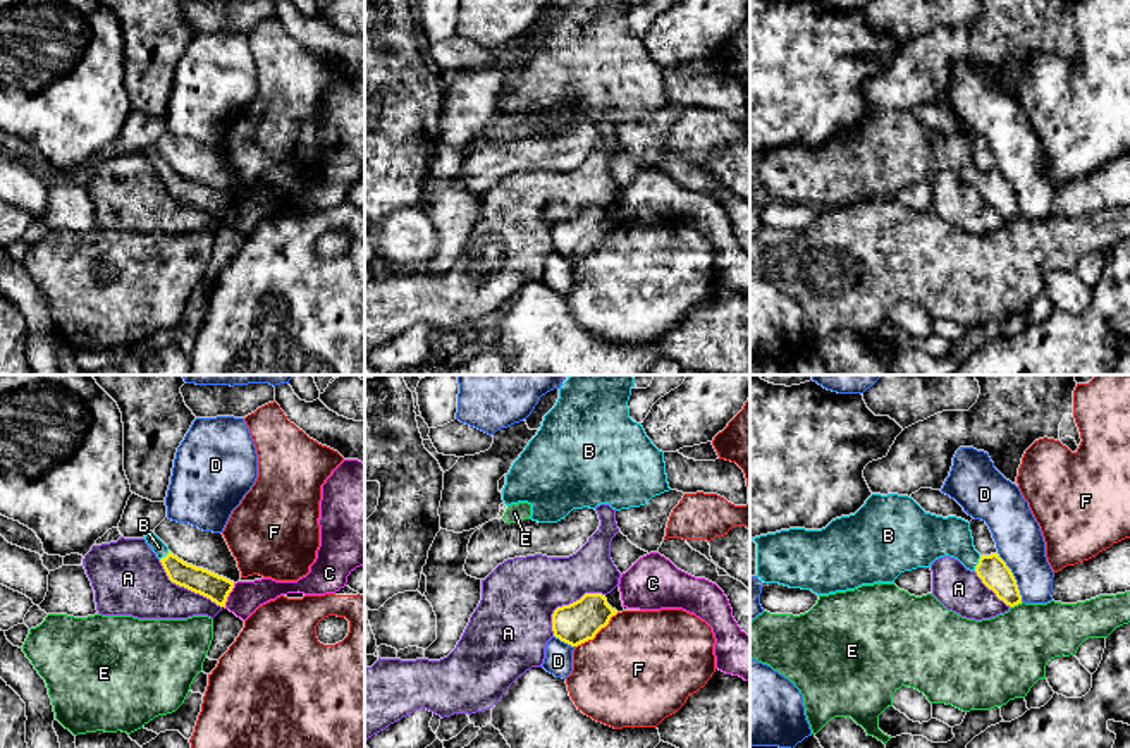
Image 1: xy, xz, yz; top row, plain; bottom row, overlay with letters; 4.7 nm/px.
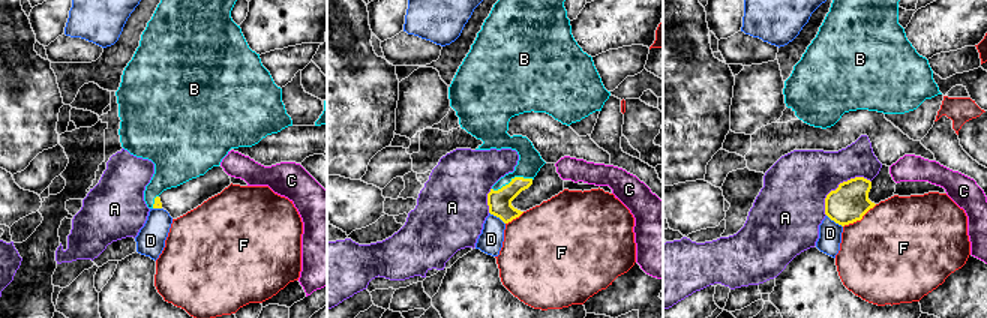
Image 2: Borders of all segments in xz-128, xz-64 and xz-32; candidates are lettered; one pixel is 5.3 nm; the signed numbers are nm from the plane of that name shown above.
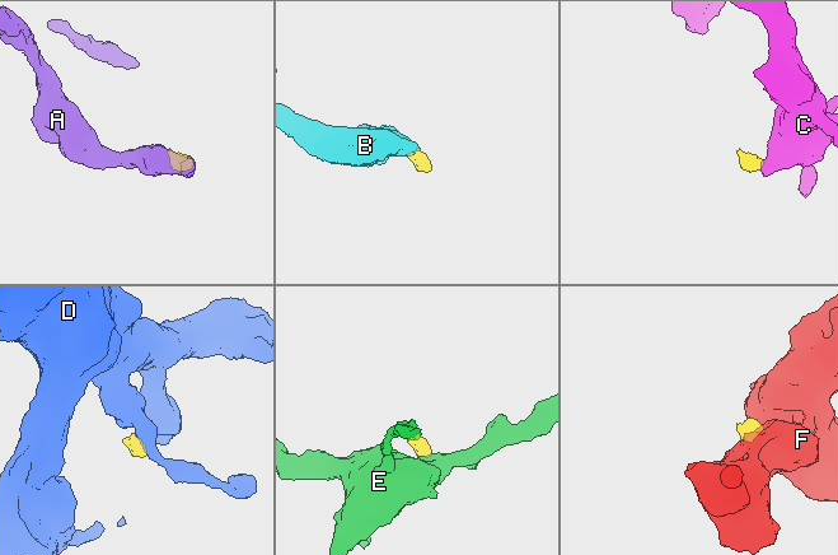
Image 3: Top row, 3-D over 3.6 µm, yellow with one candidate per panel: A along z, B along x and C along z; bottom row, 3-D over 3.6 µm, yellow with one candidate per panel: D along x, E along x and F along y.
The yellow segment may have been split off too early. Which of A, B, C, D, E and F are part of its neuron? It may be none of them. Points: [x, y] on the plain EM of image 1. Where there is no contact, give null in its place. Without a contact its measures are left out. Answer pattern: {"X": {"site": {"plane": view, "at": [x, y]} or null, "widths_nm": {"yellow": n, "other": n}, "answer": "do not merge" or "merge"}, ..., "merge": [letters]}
{"A": {"site": {"plane": "xz", "at": [566, 220]}, "widths_nm": {"yellow": 190, "other": 360}, "answer": "do not merge"}, "B": {"site": {"plane": "yz", "at": [979, 177]}, "widths_nm": {"yellow": 140, "other": 200}, "answer": "merge"}, "C": {"site": {"plane": "xy", "at": [227, 210]}, "widths_nm": {"yellow": 120, "other": 150}, "answer": "do not merge"}, "D": {"site": {"plane": "yz", "at": [1013, 191]}, "widths_nm": {"yellow": 140, "other": 220}, "answer": "do not merge"}, "E": {"site": {"plane": "yz", "at": [1015, 219]}, "widths_nm": {"yellow": 140, "other": 380}, "answer": "do not merge"}, "F": {"site": {"plane": "xz", "at": [597, 246]}, "widths_nm": {"yellow": 190, "other": 480}, "answer": "do not merge"}, "merge": ["B"]}

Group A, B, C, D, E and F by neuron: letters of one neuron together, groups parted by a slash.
A / B / C / D / E / F

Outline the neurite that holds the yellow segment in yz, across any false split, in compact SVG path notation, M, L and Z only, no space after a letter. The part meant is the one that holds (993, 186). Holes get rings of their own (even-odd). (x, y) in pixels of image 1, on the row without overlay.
M872 108L850 131L832 134L822 144L789 143L752 153L757 158L757 193L817 210L855 205L862 199L894 198L894 194L944 170L975 186L982 198L1006 220L1022 218L1016 194L999 169L980 170L973 162L970 138L956 131L925 127L912 112Z

